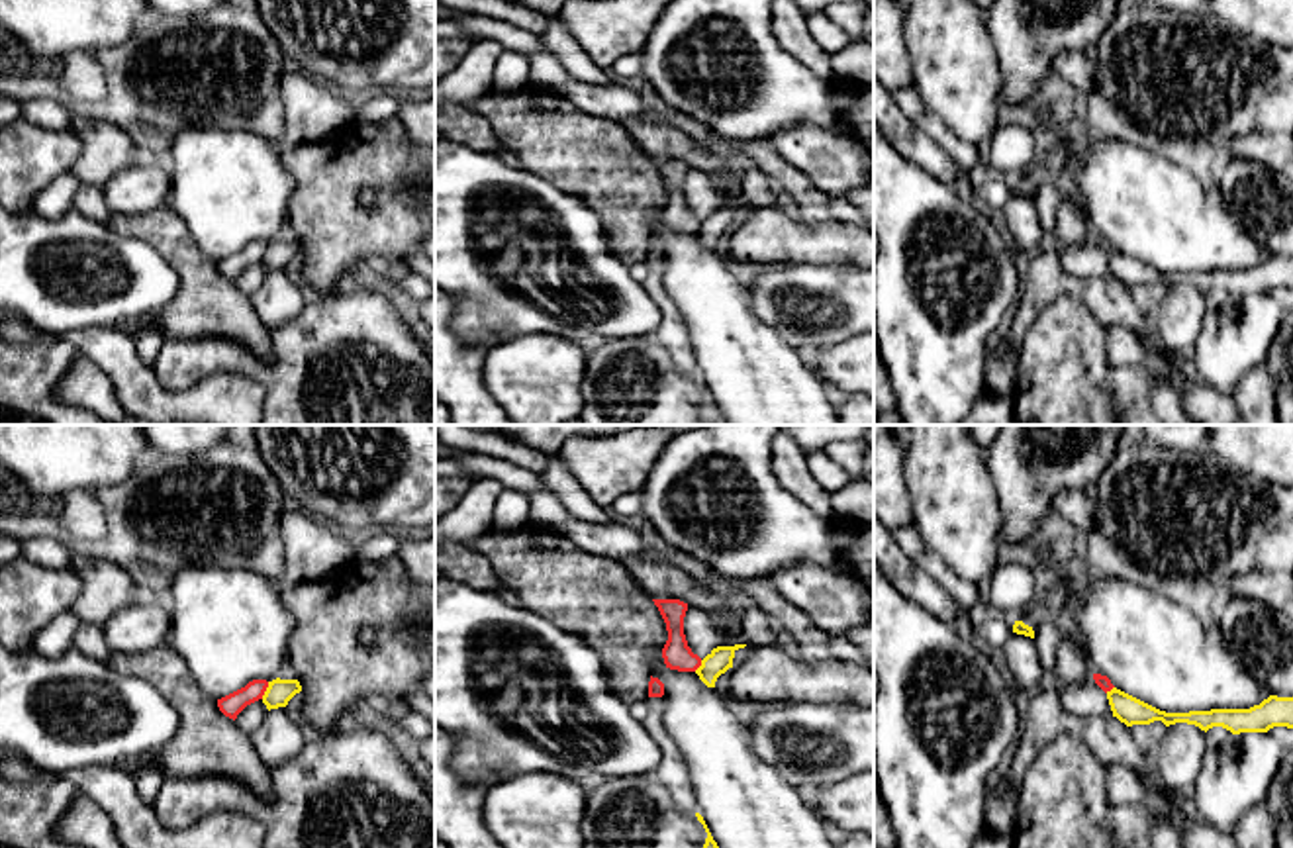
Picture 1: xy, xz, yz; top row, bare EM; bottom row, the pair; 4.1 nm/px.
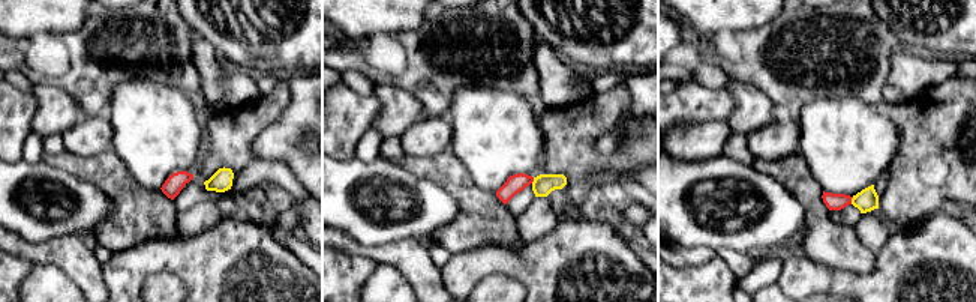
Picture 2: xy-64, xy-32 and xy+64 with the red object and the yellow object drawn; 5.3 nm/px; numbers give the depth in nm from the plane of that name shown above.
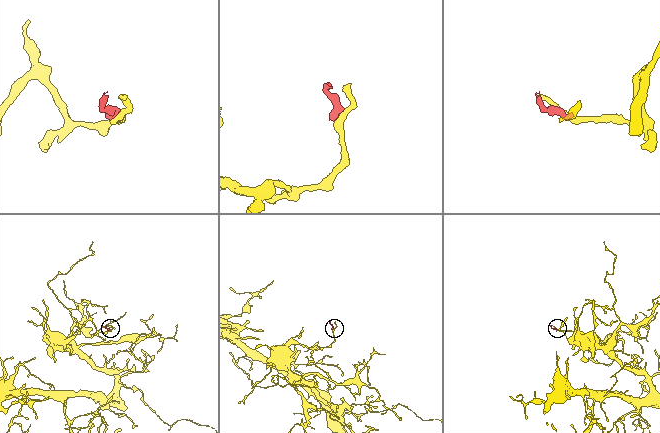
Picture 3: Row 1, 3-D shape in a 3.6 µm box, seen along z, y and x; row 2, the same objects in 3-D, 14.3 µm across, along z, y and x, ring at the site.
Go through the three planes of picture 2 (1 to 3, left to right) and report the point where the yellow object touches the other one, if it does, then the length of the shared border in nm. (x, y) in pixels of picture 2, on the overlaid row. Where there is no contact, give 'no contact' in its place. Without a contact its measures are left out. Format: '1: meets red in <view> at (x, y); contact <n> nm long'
1: no contact
2: meets red in xy-32 at (532, 181); contact 40 nm long
3: meets red in xy+64 at (850, 200); contact 40 nm long

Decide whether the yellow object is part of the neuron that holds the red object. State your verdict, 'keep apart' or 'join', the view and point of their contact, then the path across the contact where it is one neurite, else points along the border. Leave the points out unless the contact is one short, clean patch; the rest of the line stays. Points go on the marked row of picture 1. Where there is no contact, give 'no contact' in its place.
keep apart; meets red in xy at (265, 690); border along xy (269, 682), (261, 698)

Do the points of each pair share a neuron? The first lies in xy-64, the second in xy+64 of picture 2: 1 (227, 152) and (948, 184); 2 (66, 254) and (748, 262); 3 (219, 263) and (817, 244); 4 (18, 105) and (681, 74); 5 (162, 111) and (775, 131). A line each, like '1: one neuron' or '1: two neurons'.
1: one neuron
2: one neuron
3: two neurons
4: two neurons
5: two neurons

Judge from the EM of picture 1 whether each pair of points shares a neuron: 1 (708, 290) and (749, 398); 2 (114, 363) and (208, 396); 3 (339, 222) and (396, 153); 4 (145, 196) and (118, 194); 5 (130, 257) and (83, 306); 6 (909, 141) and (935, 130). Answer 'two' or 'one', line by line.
1: one
2: one
3: one
4: one
5: one
6: one

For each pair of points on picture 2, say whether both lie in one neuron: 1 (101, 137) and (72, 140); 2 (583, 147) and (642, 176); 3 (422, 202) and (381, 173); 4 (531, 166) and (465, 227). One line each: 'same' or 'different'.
1: same
2: different
3: same
4: different

